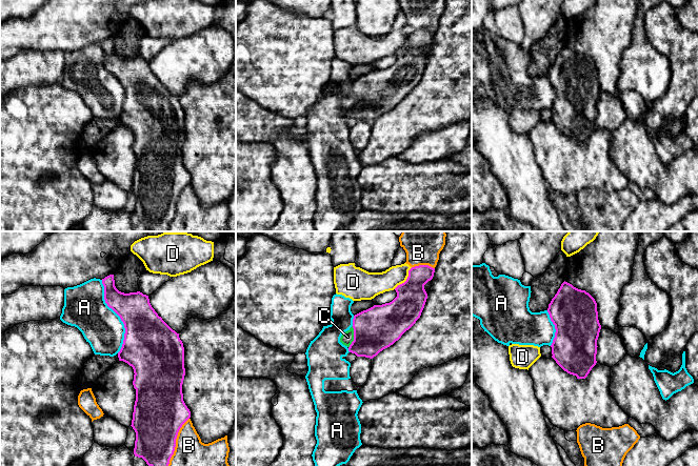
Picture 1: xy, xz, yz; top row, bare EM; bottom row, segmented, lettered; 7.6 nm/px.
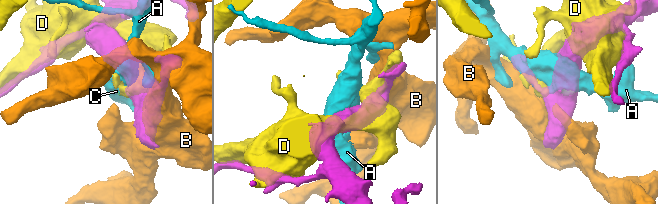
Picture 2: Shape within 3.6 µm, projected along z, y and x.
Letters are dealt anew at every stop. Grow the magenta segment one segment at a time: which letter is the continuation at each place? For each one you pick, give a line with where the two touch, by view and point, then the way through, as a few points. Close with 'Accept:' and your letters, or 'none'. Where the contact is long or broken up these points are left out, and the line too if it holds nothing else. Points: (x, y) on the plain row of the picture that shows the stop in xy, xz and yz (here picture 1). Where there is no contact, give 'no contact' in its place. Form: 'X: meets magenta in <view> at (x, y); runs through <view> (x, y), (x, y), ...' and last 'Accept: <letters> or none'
C: meets magenta in xz at (354, 101); runs through xz (378, 92), (366, 101), (354, 101), (347, 101)
Accept: C

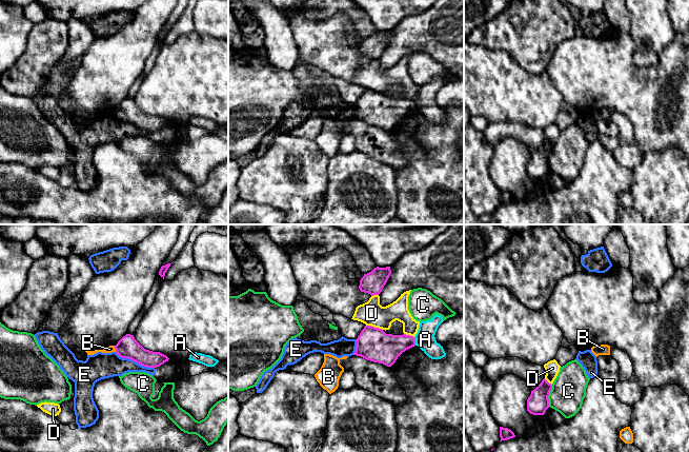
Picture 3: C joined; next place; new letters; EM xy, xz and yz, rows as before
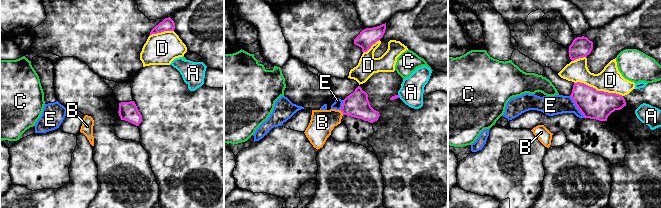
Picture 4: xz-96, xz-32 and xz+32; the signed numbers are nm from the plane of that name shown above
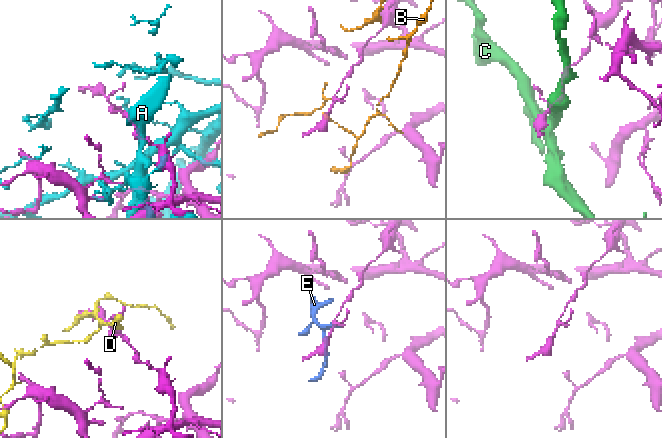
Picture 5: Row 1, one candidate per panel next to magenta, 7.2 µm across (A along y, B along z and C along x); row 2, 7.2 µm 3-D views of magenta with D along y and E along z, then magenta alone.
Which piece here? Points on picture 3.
Accept: none

